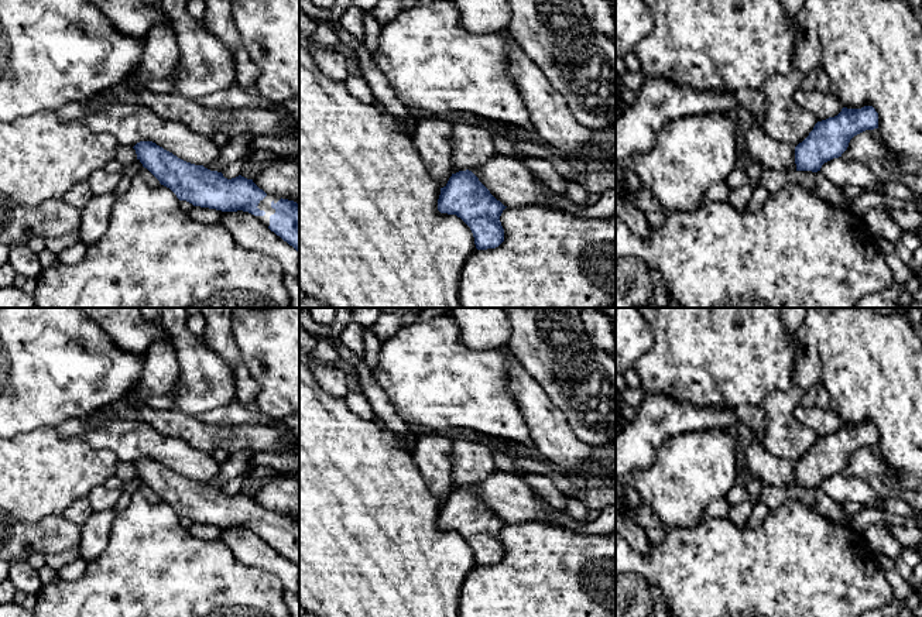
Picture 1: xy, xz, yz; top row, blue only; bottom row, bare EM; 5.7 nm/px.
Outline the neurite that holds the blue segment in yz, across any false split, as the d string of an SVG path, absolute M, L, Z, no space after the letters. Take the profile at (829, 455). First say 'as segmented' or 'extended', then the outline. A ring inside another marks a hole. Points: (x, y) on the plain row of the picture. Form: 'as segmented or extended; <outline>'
as segmented; M873 422L843 424L837 432L818 438L795 463L796 487L820 487L825 479L842 473L854 452L874 445L878 445L878 429Z

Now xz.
as segmented; M469 486L452 490L438 515L441 529L456 531L470 544L477 566L504 558L500 532L505 524Z

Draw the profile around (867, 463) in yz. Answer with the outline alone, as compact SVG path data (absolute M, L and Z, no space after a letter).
M878 445L854 452L842 474L866 479L882 500L899 496L909 505L922 511L922 484L912 491L901 490L898 477L885 463Z

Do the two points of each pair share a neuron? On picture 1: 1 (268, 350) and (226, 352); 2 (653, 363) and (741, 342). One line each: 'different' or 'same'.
1: different
2: same

